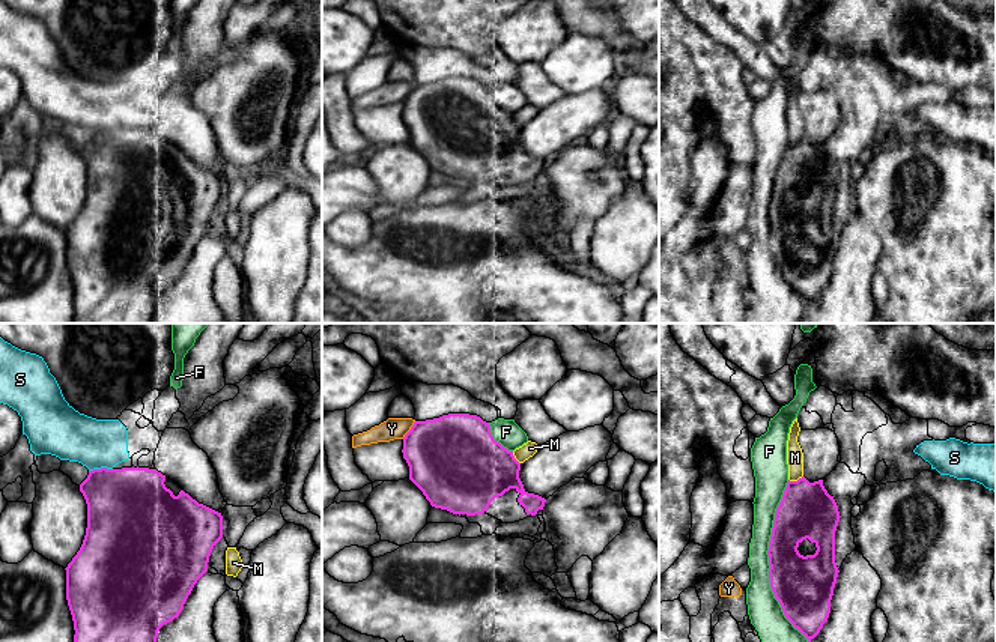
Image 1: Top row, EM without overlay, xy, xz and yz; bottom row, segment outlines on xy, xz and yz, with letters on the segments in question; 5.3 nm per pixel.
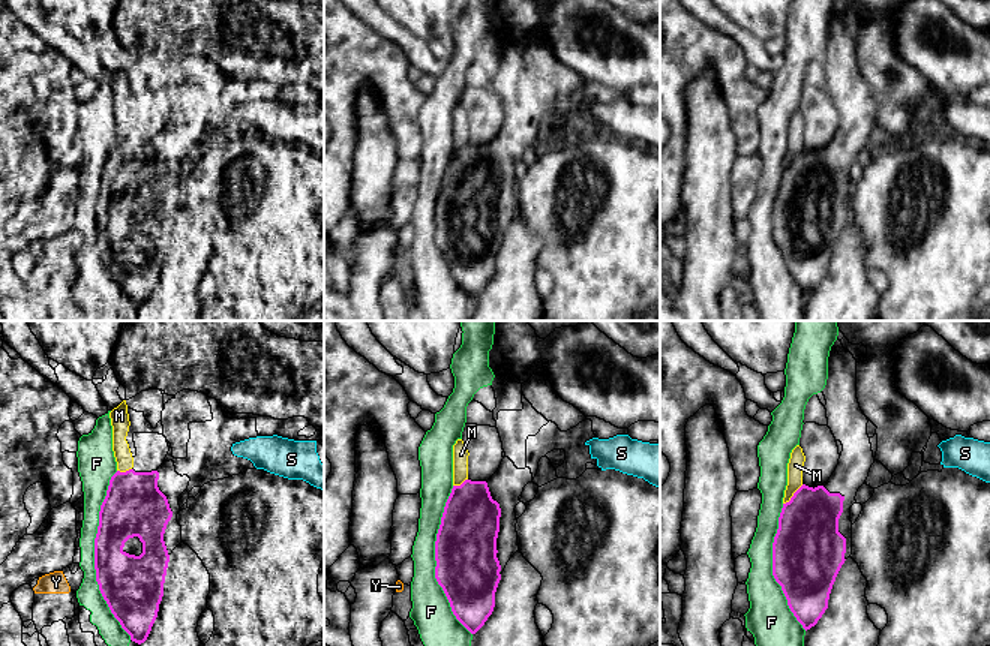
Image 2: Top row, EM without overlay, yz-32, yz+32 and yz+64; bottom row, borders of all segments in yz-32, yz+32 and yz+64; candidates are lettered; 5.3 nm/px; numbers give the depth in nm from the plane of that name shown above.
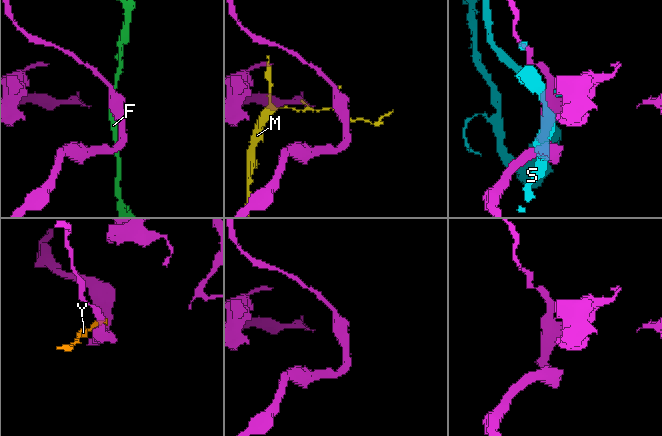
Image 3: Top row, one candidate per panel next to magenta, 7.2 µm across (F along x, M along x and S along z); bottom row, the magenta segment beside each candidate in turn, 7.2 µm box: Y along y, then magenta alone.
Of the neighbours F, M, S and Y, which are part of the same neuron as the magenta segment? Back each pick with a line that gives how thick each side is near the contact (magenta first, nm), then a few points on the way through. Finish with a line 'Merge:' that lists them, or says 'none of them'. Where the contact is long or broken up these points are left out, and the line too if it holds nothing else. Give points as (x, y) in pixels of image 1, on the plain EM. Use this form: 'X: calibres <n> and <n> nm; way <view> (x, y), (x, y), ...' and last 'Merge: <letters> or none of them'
Merge: none of them

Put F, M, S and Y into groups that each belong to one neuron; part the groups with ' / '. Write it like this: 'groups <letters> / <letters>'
groups F / M / S / Y

